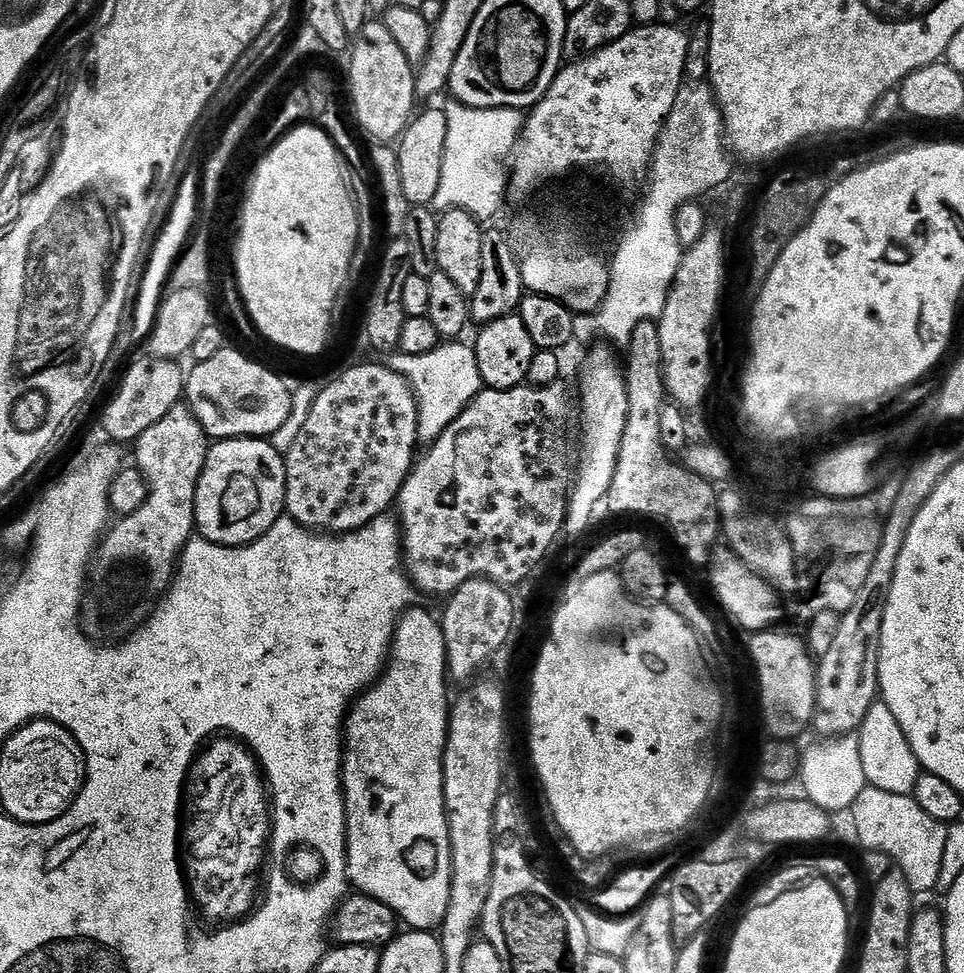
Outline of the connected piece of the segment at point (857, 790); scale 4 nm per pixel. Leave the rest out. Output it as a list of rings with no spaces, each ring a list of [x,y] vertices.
[[[855,735],[835,737],[823,742],[816,742],[800,760],[798,782],[802,784],[805,799],[818,806],[824,812],[849,811],[856,798],[869,786],[862,763],[862,746]]]

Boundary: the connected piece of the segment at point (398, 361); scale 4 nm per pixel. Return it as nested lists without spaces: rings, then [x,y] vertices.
[[[441,342],[430,354],[396,354],[391,357],[390,366],[398,374],[405,376],[412,392],[416,395],[418,406],[418,441],[421,445],[430,446],[450,425],[472,404],[473,398],[482,391],[482,381],[475,347],[468,348],[464,342]]]

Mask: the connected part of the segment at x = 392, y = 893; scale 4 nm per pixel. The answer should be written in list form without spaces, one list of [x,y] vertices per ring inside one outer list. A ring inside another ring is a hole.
[[[413,606],[401,616],[396,626],[396,634],[392,637],[390,659],[380,679],[353,703],[344,725],[342,779],[344,782],[344,809],[348,815],[348,879],[351,887],[357,893],[372,896],[378,902],[390,906],[403,923],[404,920],[408,923],[409,929],[418,932],[432,932],[439,929],[450,906],[452,847],[448,829],[448,811],[444,808],[444,749],[448,747],[448,717],[450,715],[448,684],[450,685],[448,651],[441,621],[436,616],[432,617],[426,609]]]

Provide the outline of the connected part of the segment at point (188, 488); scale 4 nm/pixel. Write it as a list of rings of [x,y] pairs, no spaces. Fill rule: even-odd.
[[[187,403],[175,404],[164,417],[146,434],[134,441],[136,448],[135,467],[148,483],[148,497],[142,510],[117,519],[109,527],[100,542],[96,555],[92,557],[86,577],[86,591],[82,605],[82,627],[89,640],[93,642],[120,642],[133,635],[141,626],[148,623],[149,616],[156,611],[161,600],[176,579],[176,570],[184,547],[193,539],[196,528],[196,495],[202,470],[210,447],[210,438],[204,432],[198,418]]]

